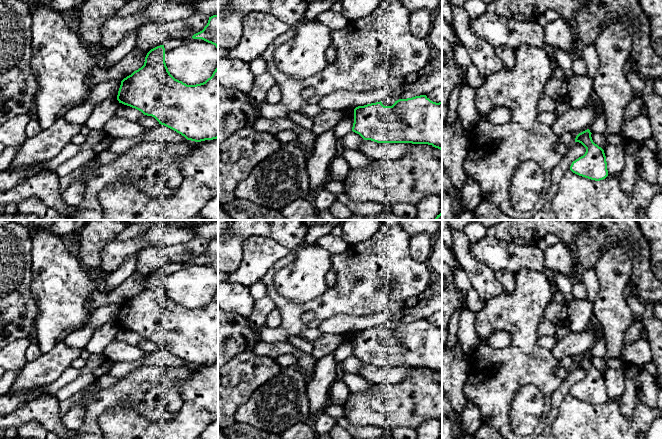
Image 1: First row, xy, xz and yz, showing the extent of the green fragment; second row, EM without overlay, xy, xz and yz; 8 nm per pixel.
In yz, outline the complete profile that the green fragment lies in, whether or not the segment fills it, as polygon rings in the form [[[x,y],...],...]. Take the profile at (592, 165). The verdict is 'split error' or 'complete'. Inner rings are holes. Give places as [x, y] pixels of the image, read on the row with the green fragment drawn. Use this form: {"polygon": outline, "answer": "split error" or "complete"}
{"polygon": [[[587,129],[576,136],[575,142],[581,143],[586,152],[572,162],[570,170],[579,176],[600,181],[608,176],[606,156],[604,150],[593,142],[591,134]]], "answer": "complete"}

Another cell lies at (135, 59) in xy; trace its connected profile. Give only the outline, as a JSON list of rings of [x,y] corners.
[[[135,47],[129,52],[121,61],[116,63],[111,68],[97,67],[91,72],[91,89],[97,84],[106,81],[107,79],[115,79],[122,81],[134,71],[138,70],[144,65],[145,57],[150,50],[143,51]]]

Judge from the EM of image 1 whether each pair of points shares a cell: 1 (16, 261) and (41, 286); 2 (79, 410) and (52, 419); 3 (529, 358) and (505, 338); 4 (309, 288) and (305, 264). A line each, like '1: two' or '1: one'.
1: two
2: two
3: two
4: one

